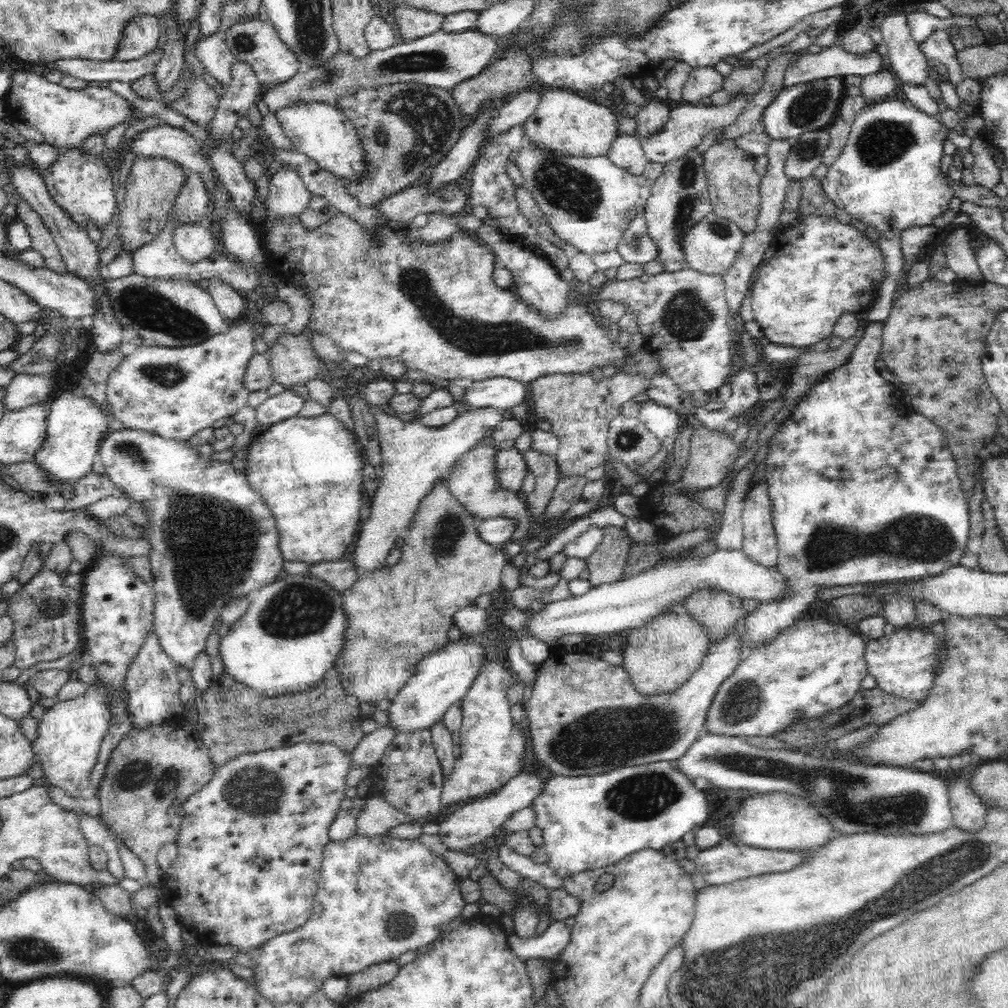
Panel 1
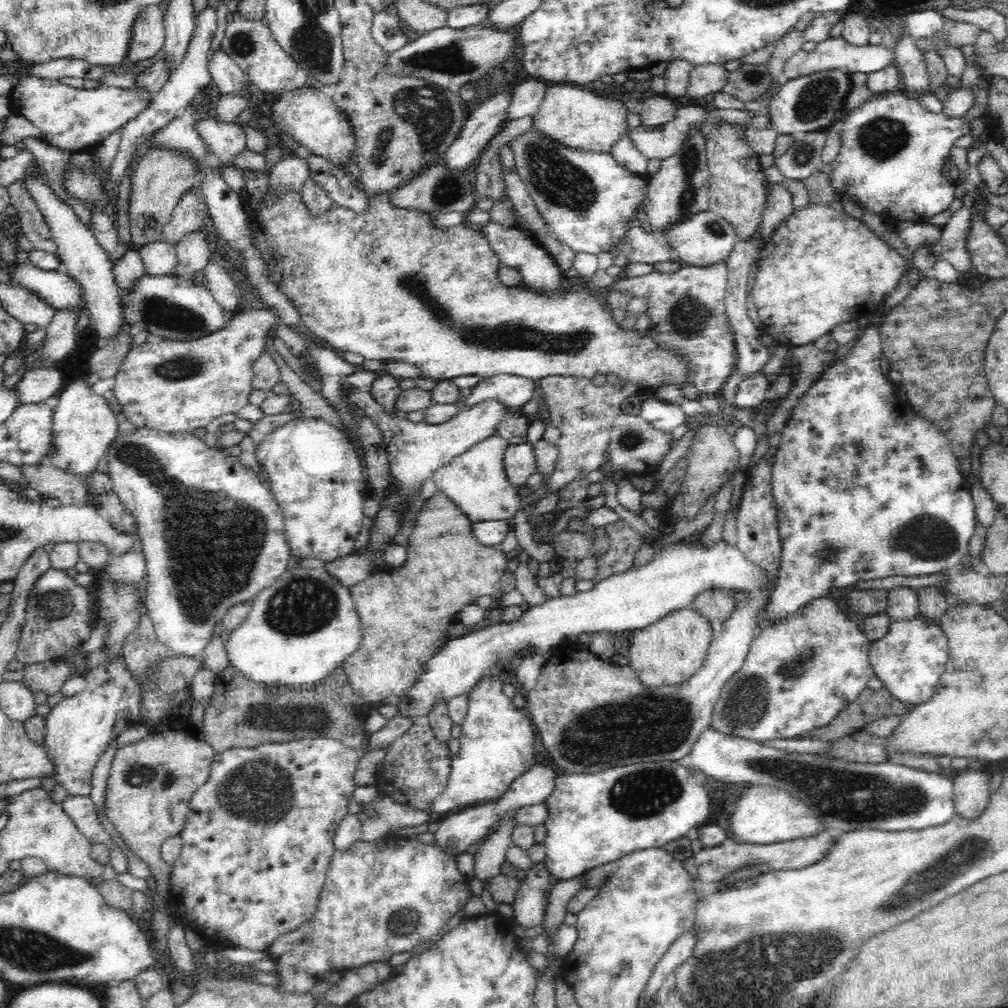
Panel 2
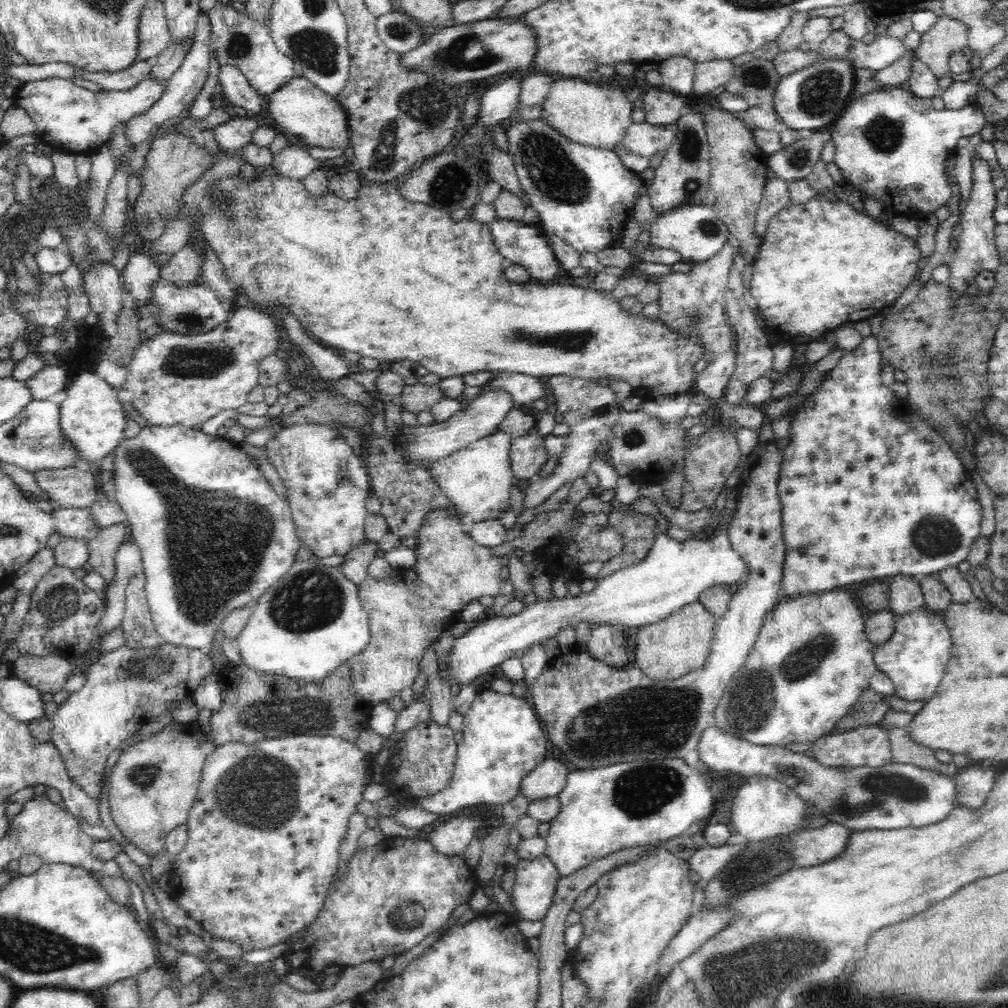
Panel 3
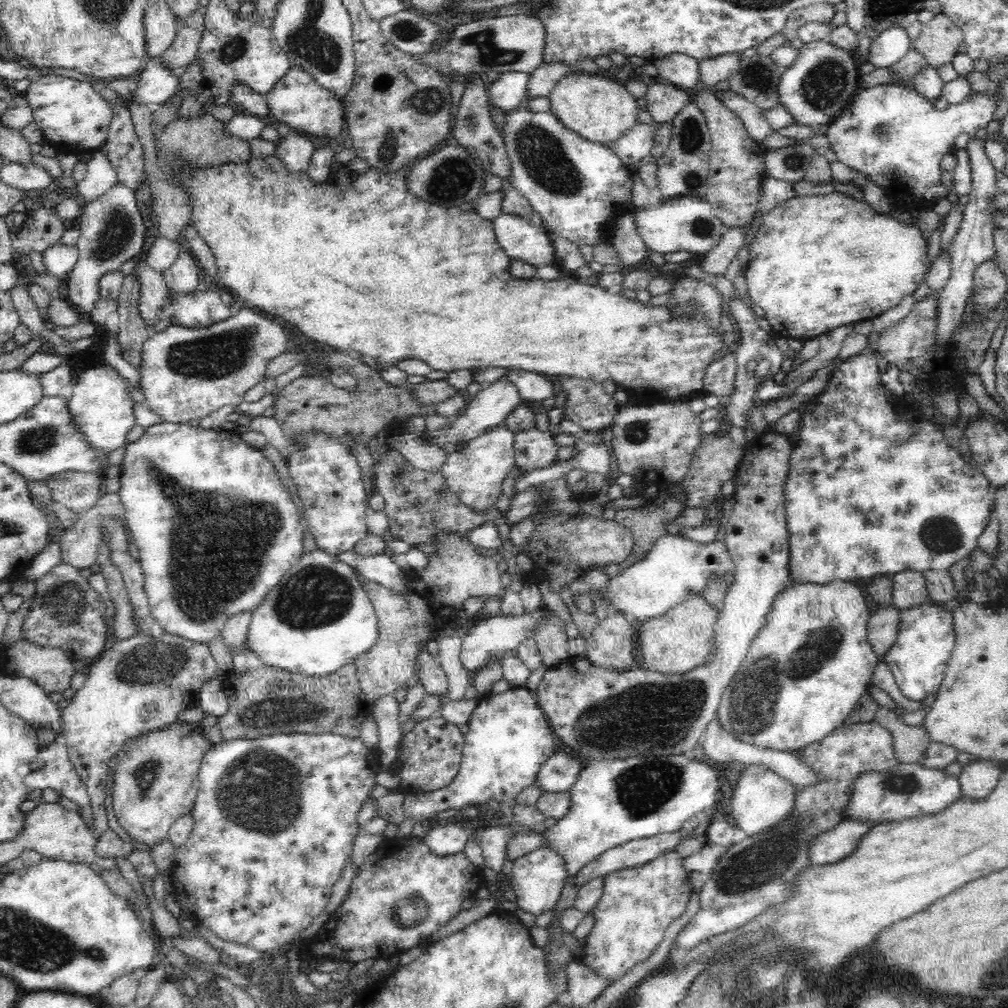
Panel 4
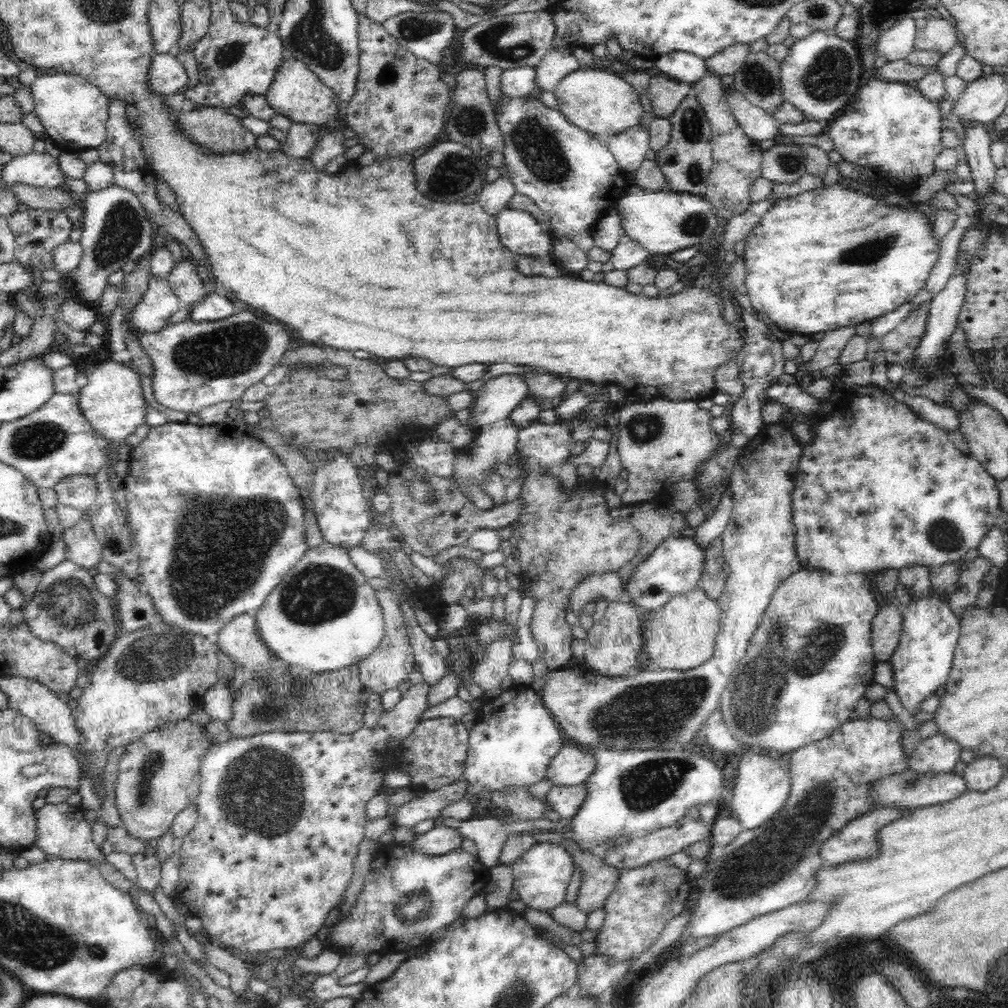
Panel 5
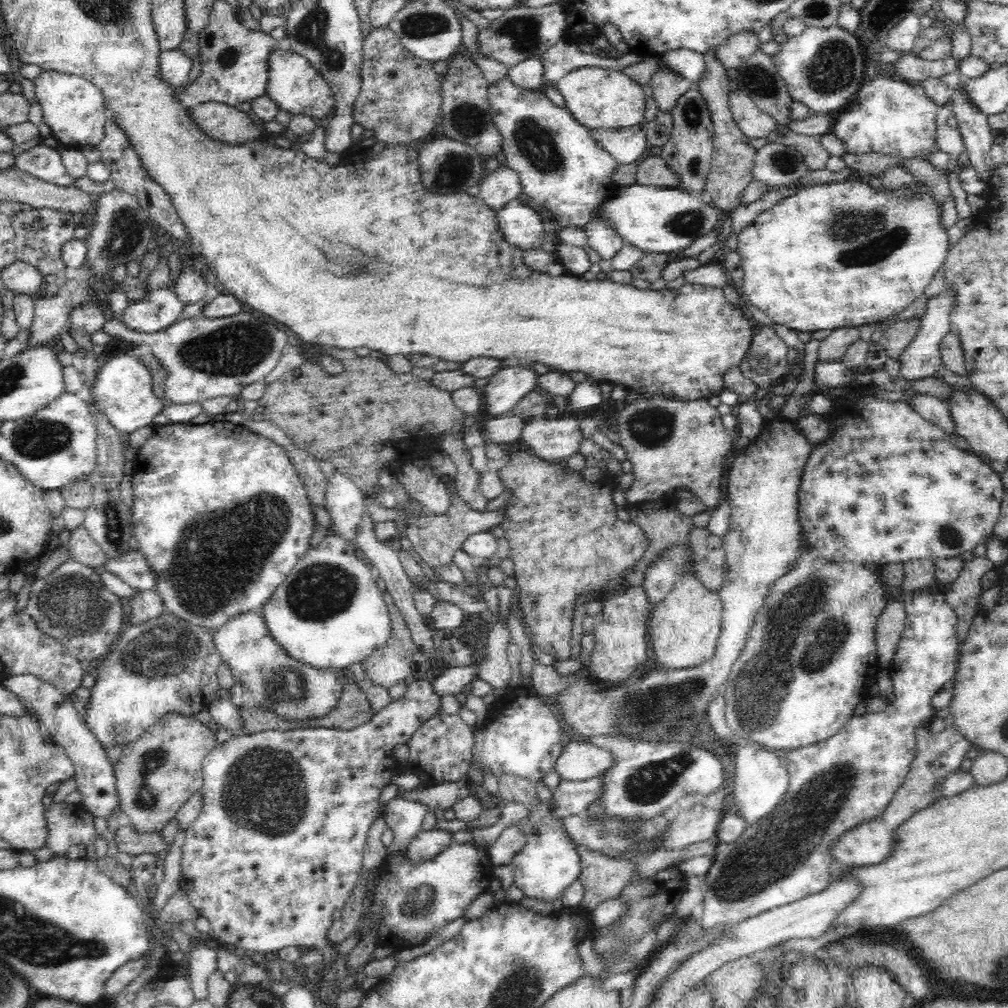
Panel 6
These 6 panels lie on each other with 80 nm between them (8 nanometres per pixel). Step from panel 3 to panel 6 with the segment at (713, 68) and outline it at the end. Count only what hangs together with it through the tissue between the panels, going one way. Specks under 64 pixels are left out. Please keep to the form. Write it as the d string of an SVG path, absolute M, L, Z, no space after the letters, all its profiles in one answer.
M736 32L718 46L714 56L726 71L730 68L738 69L755 50L759 49L759 44L758 37L753 32Z

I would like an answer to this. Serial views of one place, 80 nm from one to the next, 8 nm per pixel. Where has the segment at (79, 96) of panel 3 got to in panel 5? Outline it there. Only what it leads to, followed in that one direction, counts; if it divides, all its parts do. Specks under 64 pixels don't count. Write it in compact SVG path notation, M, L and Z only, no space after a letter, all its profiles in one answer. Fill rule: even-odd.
M173 53L155 54L151 58L150 70L148 81L152 93L170 96L186 88L188 77L184 65ZM42 74L30 85L34 98L34 114L44 126L44 137L49 137L61 152L76 153L85 149L98 149L107 136L109 100L82 76Z

